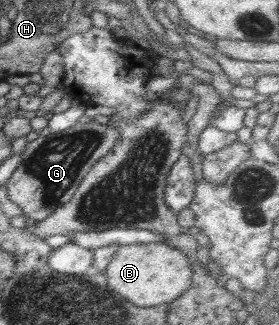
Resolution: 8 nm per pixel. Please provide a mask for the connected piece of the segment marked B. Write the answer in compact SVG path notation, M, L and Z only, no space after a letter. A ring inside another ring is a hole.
M165 243L119 245L115 257L109 261L103 274L109 281L109 287L123 300L130 301L137 307L155 307L169 304L191 287L193 270L189 263L188 254Z

